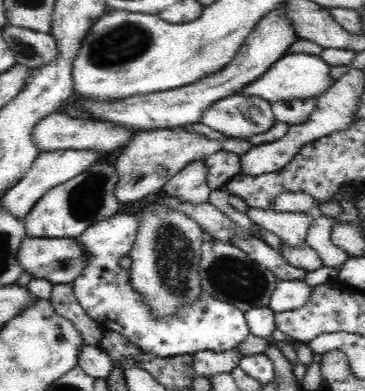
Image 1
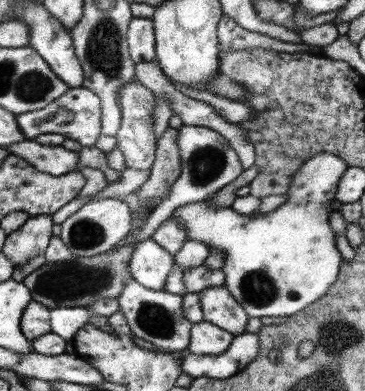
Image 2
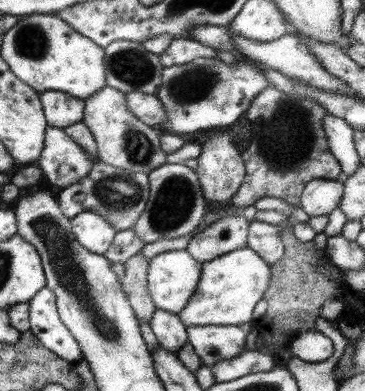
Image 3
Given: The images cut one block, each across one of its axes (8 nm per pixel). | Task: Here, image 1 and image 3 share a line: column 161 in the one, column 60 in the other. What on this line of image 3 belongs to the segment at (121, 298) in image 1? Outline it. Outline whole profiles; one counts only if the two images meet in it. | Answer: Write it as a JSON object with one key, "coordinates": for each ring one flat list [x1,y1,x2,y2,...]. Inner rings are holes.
{"coordinates":[[45,288,37,292,31,298,31,302,27,302,27,306,29,306,29,334,37,336,37,340,41,340,41,344,49,352,61,356,65,362,75,364,77,360,81,360,77,342,71,338,69,330,59,318,55,294]]}

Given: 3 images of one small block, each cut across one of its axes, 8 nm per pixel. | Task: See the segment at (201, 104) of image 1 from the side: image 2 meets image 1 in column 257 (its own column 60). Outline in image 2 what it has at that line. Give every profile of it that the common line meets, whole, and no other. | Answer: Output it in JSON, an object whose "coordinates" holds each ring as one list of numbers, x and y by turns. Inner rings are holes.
{"coordinates":[[19,4,17,6,17,20,23,20,29,24,29,46,45,60,45,64,51,68,51,72,55,76,61,78,61,82,65,82,65,86,71,90,71,88,79,88,83,84,83,70,81,70,81,64,75,56,75,46,73,46,73,40,71,40,71,34,61,28,61,24,45,12,43,4]]}

